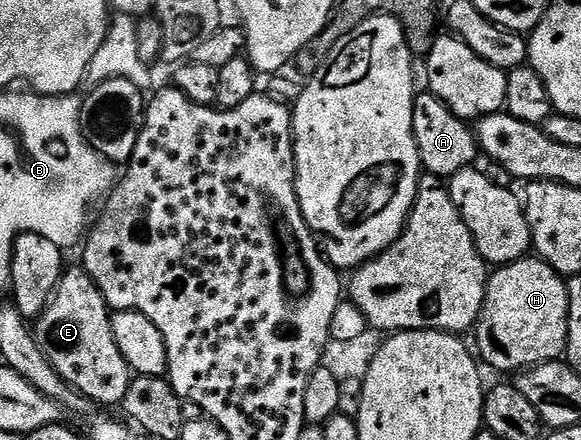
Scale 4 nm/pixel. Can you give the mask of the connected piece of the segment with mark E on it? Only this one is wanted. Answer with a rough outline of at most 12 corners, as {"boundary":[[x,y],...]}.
{"boundary":[[64,269],[33,333],[92,403],[118,407],[133,377],[112,311]]}

